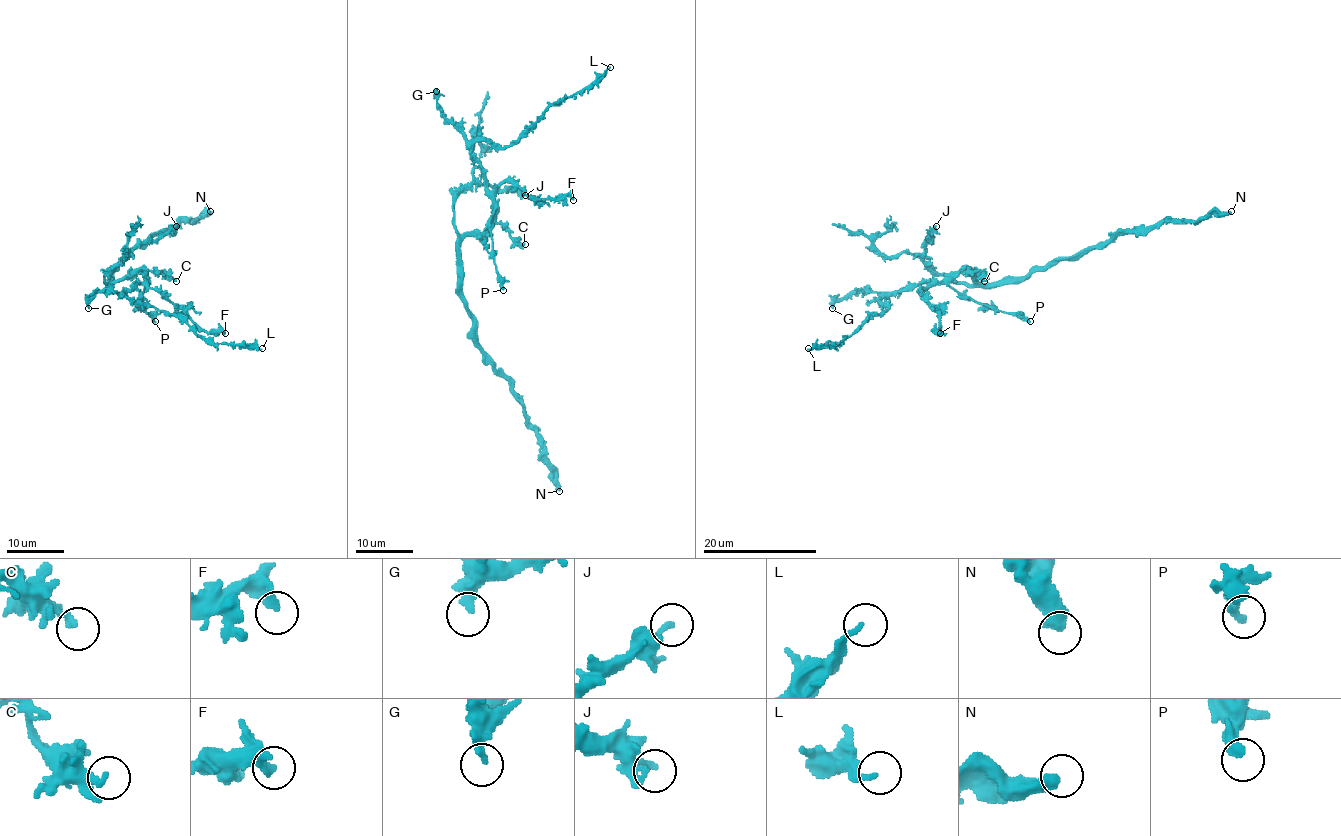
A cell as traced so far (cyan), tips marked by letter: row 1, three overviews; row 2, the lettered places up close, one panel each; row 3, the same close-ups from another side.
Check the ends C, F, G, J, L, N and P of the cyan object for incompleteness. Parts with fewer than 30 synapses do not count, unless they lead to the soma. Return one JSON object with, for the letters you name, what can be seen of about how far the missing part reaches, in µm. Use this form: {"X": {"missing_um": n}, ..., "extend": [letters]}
{"extend": []}

